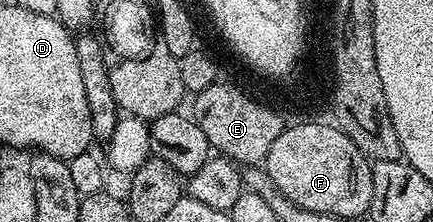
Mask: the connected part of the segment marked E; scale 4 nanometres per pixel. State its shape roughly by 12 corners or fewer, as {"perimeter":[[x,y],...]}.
{"perimeter":[[222,83],[194,94],[216,154],[266,162],[281,135],[271,105]]}

